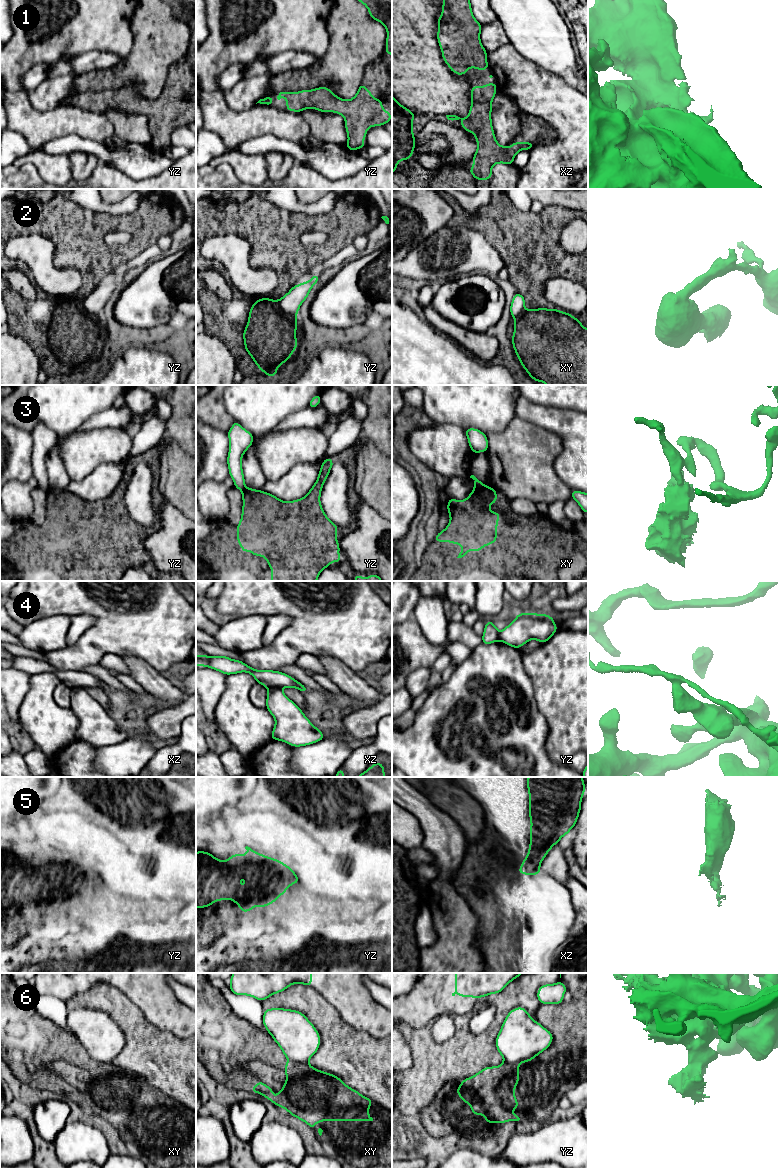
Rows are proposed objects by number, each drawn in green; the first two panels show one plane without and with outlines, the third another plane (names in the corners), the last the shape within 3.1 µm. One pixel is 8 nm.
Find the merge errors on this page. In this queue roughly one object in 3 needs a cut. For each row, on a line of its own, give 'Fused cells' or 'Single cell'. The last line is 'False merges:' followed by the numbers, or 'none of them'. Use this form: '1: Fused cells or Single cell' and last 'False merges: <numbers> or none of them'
1: Single cell
2: Fused cells
3: Fused cells
4: Fused cells
5: Single cell
6: Fused cells
False merges: 2, 3, 4, 6

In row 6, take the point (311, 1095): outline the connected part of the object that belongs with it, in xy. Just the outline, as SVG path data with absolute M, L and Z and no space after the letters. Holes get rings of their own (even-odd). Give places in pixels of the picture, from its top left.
M290 1060L283 1070L286 1073L286 1082L276 1097L272 1096L274 1090L259 1080L250 1091L264 1096L278 1107L285 1109L293 1117L308 1124L311 1130L315 1128L316 1122L322 1121L373 1121L369 1116L369 1106L374 1102L347 1086L336 1075L318 1070L308 1063Z

